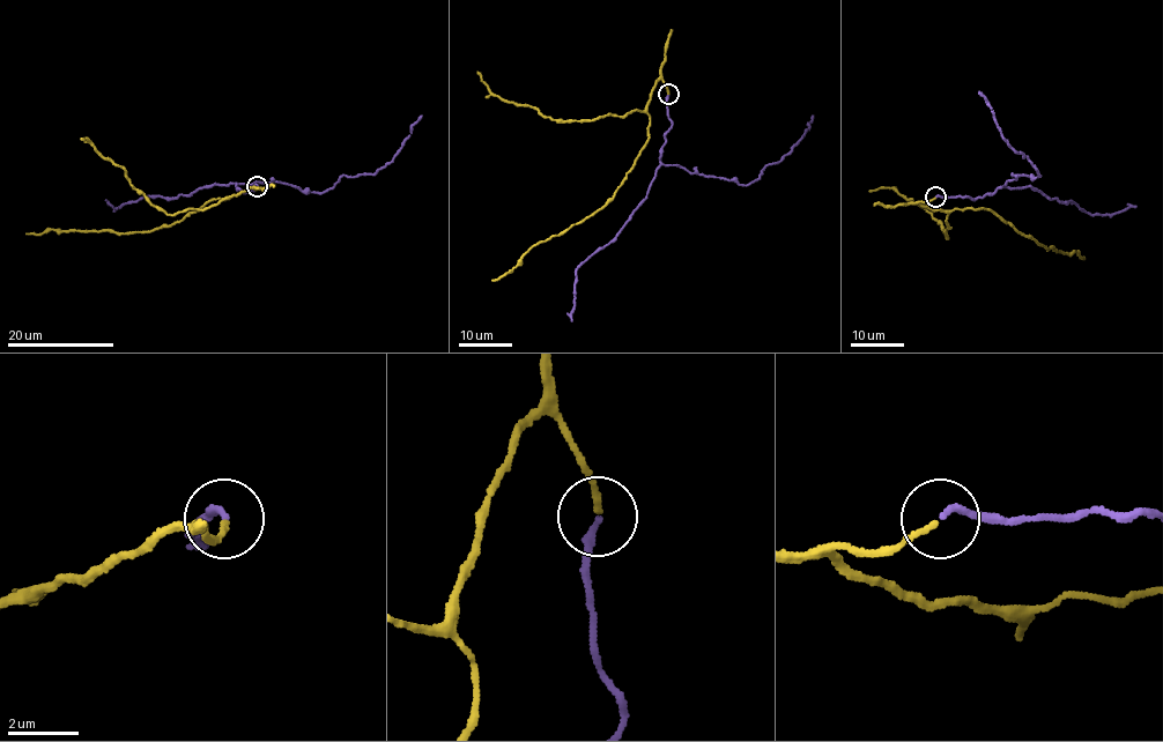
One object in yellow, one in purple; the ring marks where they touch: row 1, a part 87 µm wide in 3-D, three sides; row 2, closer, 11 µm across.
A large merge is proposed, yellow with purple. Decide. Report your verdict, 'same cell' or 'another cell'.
same cell

